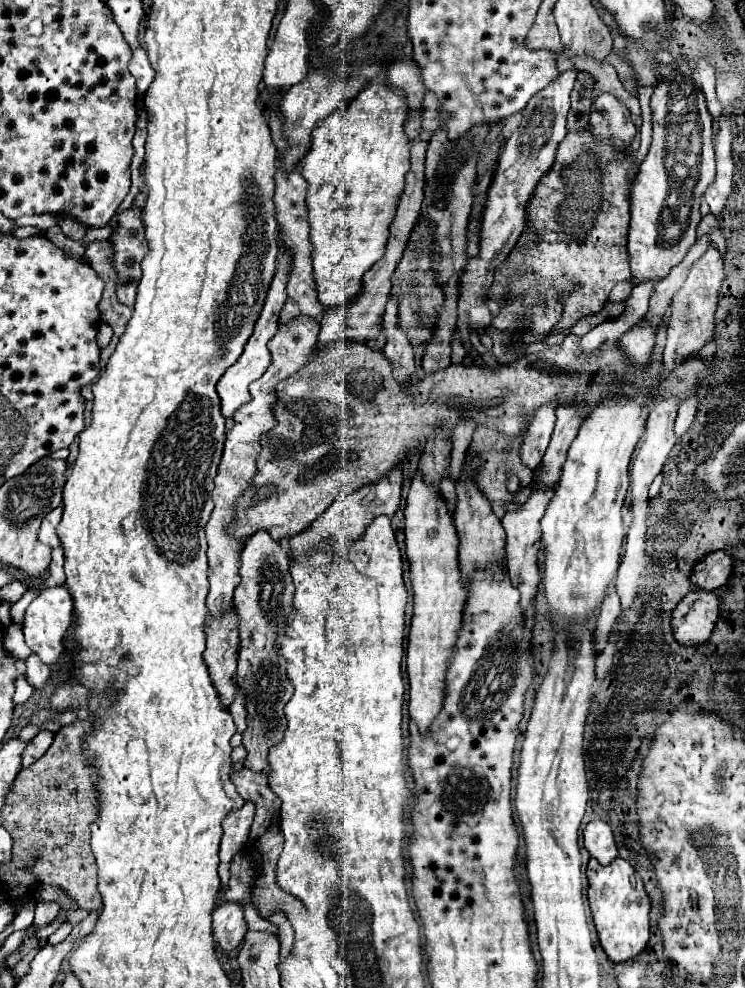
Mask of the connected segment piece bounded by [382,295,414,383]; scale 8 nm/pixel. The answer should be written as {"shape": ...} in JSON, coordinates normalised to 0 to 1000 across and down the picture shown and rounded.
{"shape":[[[523,299],[515,315],[513,333],[518,339],[518,349],[513,357],[529,369],[529,382],[537,388],[545,388],[556,378],[556,355],[540,331],[534,331],[534,301]]]}

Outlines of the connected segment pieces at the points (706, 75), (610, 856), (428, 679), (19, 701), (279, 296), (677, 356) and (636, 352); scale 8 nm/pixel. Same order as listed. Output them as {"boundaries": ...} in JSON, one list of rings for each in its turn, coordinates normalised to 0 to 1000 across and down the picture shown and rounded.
{"boundaries":[[[[945,57],[938,62],[932,77],[934,77],[934,82],[942,85],[942,91],[948,99],[950,112],[957,117],[957,128],[960,131],[962,131],[964,118],[969,113],[969,109],[964,104],[960,93],[960,71],[957,70],[956,66],[953,66],[953,64],[950,63],[948,57]]],[[[797,829],[784,837],[784,857],[808,876],[819,876],[830,867],[824,843],[808,829]]],[[[564,479],[553,487],[542,523],[545,564],[550,568],[550,586],[556,598],[556,622],[545,657],[545,675],[550,687],[548,718],[553,730],[561,734],[564,744],[572,744],[596,716],[601,669],[609,663],[620,637],[626,600],[620,600],[620,588],[615,584],[615,541],[607,523],[585,495],[569,491]]],[[[34,683],[24,685],[24,689],[21,689],[21,699],[19,699],[19,705],[16,705],[19,716],[32,714],[32,712],[40,707],[43,701],[46,701],[46,697],[38,693]]],[[[379,248],[376,256],[373,256],[373,276],[368,278],[368,284],[362,288],[362,297],[357,301],[357,309],[352,313],[352,321],[344,325],[344,331],[341,331],[341,337],[336,341],[336,345],[330,347],[328,351],[328,357],[322,359],[322,363],[295,382],[293,390],[290,390],[290,398],[295,402],[295,412],[298,412],[298,422],[309,424],[314,422],[314,418],[330,410],[336,406],[336,398],[333,398],[333,390],[341,386],[341,384],[349,384],[357,373],[362,371],[362,355],[360,355],[360,345],[368,341],[368,337],[373,335],[373,317],[384,305],[384,284],[387,284],[387,258],[384,258],[384,252]]],[[[953,246],[948,256],[929,266],[926,270],[926,276],[918,284],[918,288],[910,293],[910,297],[902,301],[902,319],[899,319],[899,325],[897,325],[897,341],[894,341],[894,351],[891,351],[891,376],[889,380],[894,380],[897,376],[902,376],[910,367],[915,367],[929,355],[937,355],[948,349],[948,345],[956,341],[956,335],[958,335],[958,315],[961,315],[961,305],[964,305],[964,295],[966,295],[966,286],[972,282],[972,270],[969,270],[969,260],[964,256],[964,252]]],[[[872,329],[851,331],[851,333],[840,335],[835,341],[835,351],[854,367],[864,367],[870,363],[872,355],[878,353],[878,349],[881,349],[881,339]]]]}

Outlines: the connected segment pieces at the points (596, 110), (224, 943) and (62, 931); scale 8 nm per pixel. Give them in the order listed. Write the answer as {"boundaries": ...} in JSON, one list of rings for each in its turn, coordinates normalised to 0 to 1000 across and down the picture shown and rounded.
{"boundaries":[[[[805,94],[795,106],[792,124],[803,139],[819,139],[824,147],[846,147],[854,129],[846,122],[846,112],[821,94]]],[[[314,912],[295,914],[285,924],[285,940],[298,961],[317,961],[333,942],[328,932],[328,918]]],[[[86,934],[86,936],[81,936],[70,946],[67,946],[67,956],[75,956],[75,954],[83,954],[91,946],[94,946],[94,942],[97,942],[97,936],[94,934]]]]}

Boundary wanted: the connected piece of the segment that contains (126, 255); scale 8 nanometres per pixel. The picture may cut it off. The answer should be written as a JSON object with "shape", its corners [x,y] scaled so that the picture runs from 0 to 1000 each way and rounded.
{"shape":[[[172,212],[158,216],[158,236],[148,244],[153,252],[150,268],[158,274],[156,299],[161,307],[180,309],[183,293],[191,280],[188,266],[199,256],[199,244],[193,240],[193,228],[188,216]]]}

